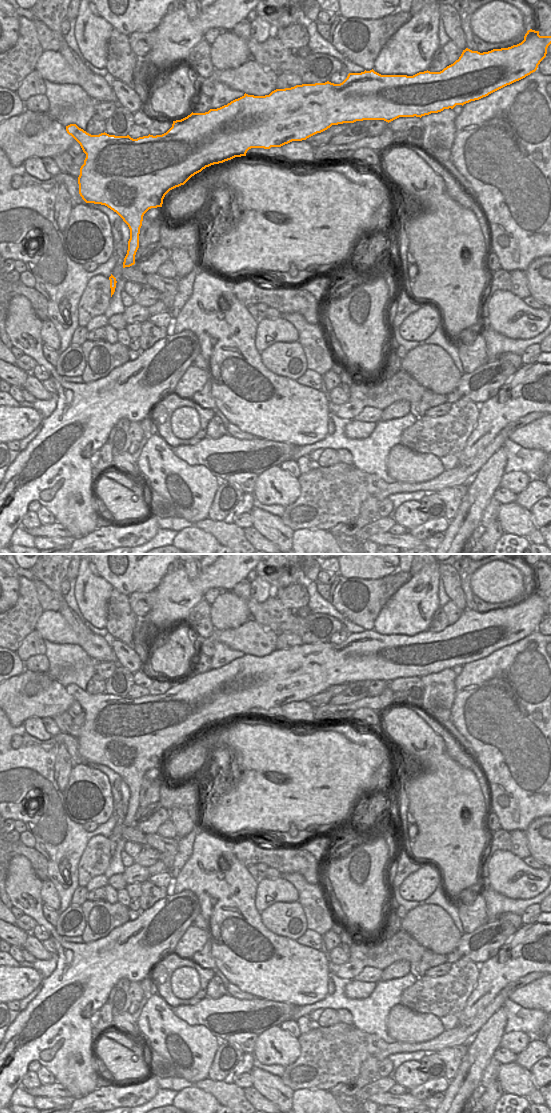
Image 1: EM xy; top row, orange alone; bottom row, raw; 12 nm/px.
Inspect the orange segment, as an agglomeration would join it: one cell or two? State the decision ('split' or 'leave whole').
leave whole

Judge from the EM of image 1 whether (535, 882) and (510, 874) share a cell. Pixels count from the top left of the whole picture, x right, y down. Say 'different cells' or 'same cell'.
same cell

